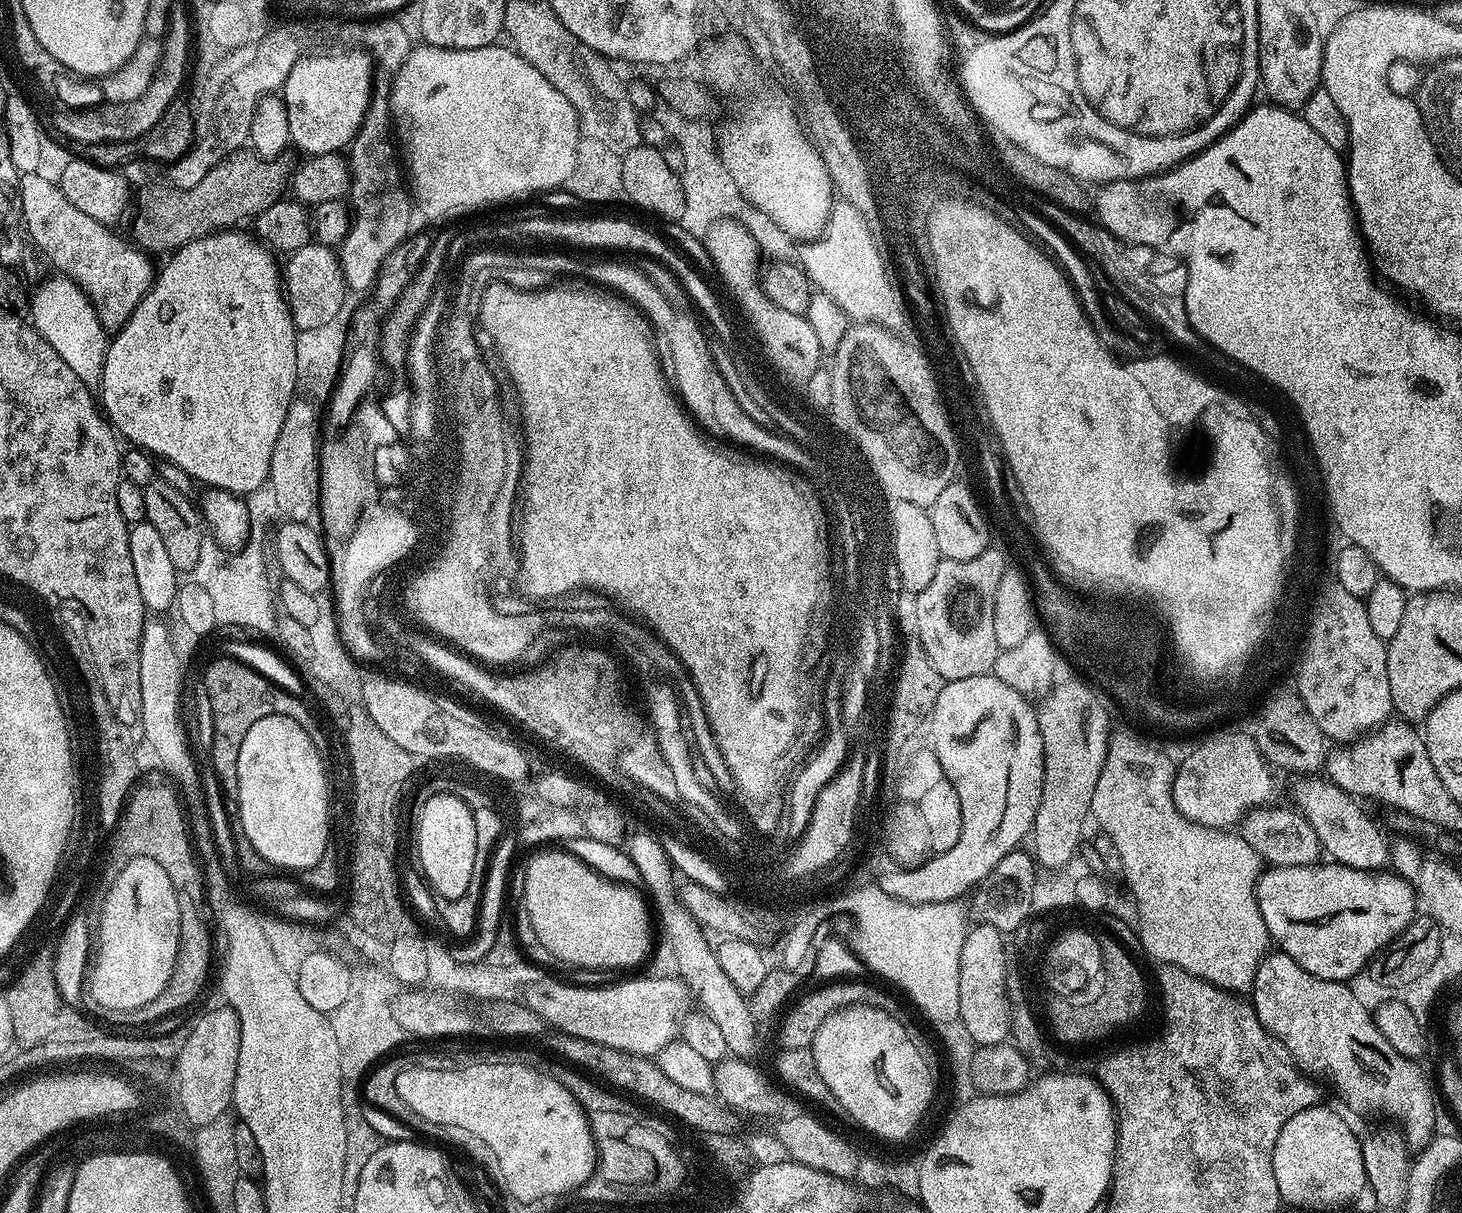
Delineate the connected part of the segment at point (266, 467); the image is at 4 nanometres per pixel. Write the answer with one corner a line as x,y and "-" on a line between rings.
221,230
190,241
172,252
164,261
164,269
159,269
154,283
148,293
138,302
132,316
111,337
105,354
104,369
98,385
98,400
106,413
106,419
121,437
133,440
137,449
143,450
153,457
161,456
169,460
176,468
181,468
188,476
201,480
212,490
245,494
256,492
269,483
271,455
275,442
282,430
282,422
286,422
286,414
290,410
290,402
296,385
296,338
298,329
292,322
288,305
283,299
264,300
264,296
272,296
278,292
272,284
264,284
272,276
272,264
264,260
265,245
242,236
238,230

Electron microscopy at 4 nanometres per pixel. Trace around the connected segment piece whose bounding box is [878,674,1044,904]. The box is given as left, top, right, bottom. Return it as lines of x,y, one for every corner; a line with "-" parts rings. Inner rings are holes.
993,674
963,678
960,688
952,680
939,694
939,701
934,702
934,711
939,715
933,726
934,748
944,777
953,784
961,803
961,836
936,864
928,864
924,872
888,876
888,880
878,885
886,894
905,900
907,904
947,904
959,901
959,896
967,897
982,878
1006,858
1006,854
1017,851
1023,840
1025,843
1042,798
1044,750
1037,709
1022,693
1011,689

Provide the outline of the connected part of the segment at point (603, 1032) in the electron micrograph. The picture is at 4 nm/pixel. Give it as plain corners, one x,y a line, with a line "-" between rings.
637,975
640,984
625,978
609,988
576,988
572,982
564,988
552,988
552,992
544,988
540,992
540,1012
548,1016
548,1026
557,1033
598,1042
635,1056
655,1057
681,1035
690,989
679,975
649,975

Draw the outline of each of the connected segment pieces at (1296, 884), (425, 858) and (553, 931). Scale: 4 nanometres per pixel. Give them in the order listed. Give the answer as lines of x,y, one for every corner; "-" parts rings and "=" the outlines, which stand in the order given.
1335,862
1319,863
1317,866
1310,868
1278,868
1275,866
1269,867
1268,873
1260,880
1260,885
1255,885
1254,899
1260,909
1260,914
1264,919
1265,926
1268,927
1269,937
1274,941
1277,940
1279,947
1285,952
1287,956
1295,958
1302,967
1323,980
1338,980
1341,982
1351,981
1351,976
1359,970
1363,964
1367,965
1370,961
1370,954
1372,947
1379,943
1380,939
1387,939
1392,937
1395,932
1401,931
1404,924
1411,920
1412,915
1415,914
1416,908
1418,909
1418,897
1416,892
1413,891
1411,883
1404,880
1400,875
1391,874
1389,871
1368,871
1366,869
1352,869
1346,865
1338,864
=
438,793
425,799
420,808
420,817
416,820
414,835
420,855
419,869
424,876
432,875
431,887
441,887
442,891
454,896
462,895
466,883
466,873
472,868
472,850
475,848
475,826
473,811
468,808
466,802
448,793
=
533,855
524,872
524,904
523,911
530,914
530,922
534,922
534,934
556,956
557,961
564,964
577,964
580,968
632,968
644,955
650,952
654,940
654,928
644,928
644,908
640,908
640,900
632,896
632,892
620,892
620,888
608,888
608,884
600,884
596,876
588,876
580,864
572,864
572,860
564,860
564,856

